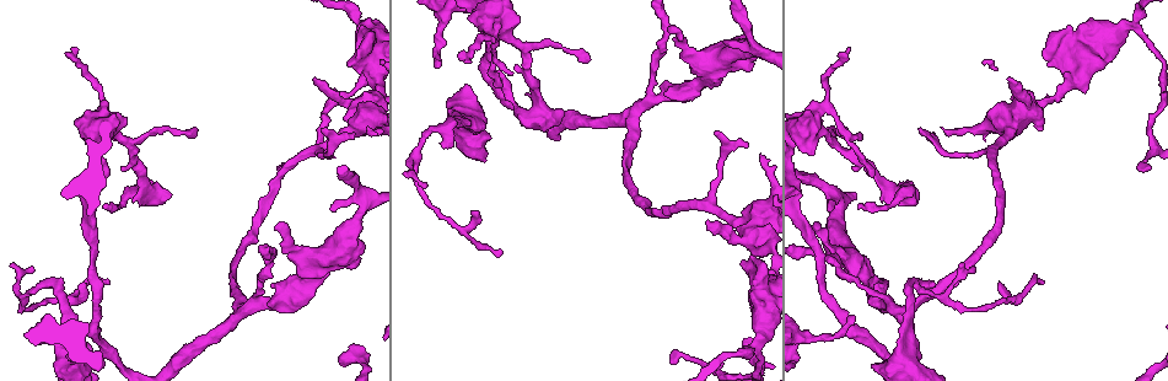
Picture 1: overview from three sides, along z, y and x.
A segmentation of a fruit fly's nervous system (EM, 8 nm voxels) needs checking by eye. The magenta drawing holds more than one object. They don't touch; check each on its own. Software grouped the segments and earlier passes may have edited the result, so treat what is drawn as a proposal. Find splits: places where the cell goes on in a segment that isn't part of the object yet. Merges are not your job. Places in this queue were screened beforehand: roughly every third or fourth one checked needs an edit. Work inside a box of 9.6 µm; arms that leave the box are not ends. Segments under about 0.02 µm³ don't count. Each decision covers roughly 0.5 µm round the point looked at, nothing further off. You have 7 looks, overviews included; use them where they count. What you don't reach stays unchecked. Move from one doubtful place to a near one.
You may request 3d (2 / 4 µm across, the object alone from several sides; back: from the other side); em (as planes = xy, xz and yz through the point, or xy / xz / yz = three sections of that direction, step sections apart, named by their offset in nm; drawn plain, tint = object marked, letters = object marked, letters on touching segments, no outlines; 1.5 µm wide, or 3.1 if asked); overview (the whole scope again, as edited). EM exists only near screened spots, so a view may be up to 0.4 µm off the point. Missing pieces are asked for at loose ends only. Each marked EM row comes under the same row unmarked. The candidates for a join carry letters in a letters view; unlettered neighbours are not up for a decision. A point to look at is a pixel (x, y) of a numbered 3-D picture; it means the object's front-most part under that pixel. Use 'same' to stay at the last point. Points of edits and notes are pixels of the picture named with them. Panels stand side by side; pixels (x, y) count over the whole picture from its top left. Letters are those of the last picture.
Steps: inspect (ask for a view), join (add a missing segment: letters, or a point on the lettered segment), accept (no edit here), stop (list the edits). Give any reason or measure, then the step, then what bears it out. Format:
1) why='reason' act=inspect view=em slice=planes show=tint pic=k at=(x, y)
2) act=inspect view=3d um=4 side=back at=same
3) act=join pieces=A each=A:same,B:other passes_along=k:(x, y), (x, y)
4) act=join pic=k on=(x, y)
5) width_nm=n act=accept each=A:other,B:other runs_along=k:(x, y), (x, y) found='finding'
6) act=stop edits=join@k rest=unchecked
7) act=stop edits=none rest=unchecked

why='free end' act=inspect view=em slice=planes show=letters pic=1 at=(443, 147)

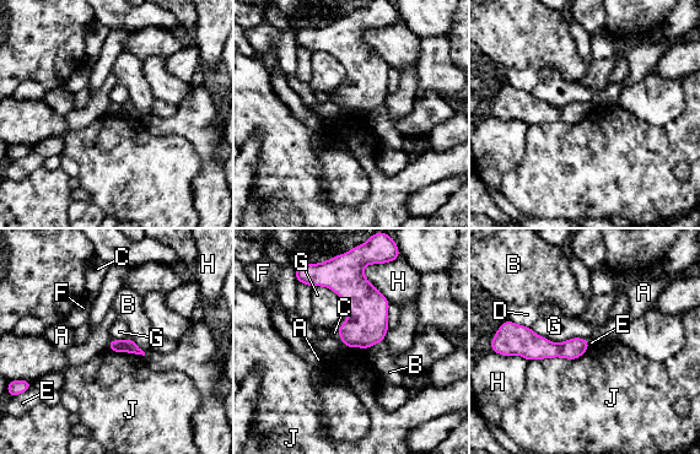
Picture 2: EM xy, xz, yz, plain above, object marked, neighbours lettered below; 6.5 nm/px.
act=join pieces=C each=A:other,B:other,C:same,D:other,E:other,F:other,G:other,H:other,J:other passes_along=2:(367, 309), (339, 333), (334, 333) found='the cell continues'

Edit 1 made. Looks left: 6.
why='tapers out' act=inspect view=em slice=yz step=4 show=letters pic=1 at=(438, 66)

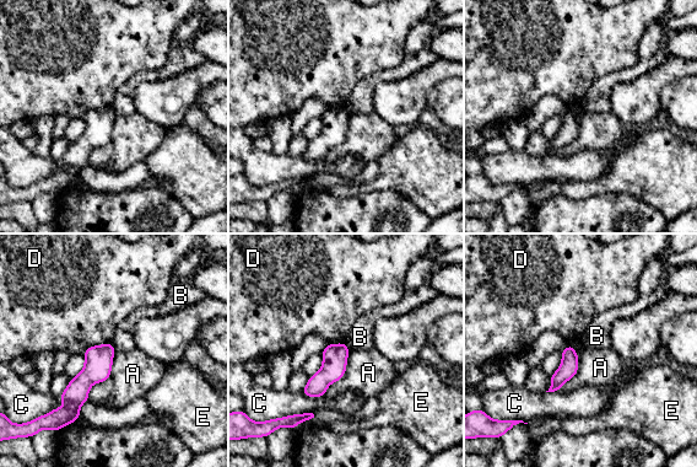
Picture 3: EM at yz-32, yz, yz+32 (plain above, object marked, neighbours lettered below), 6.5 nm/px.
act=inspect view=em slice=xz step=4 show=letters at=same

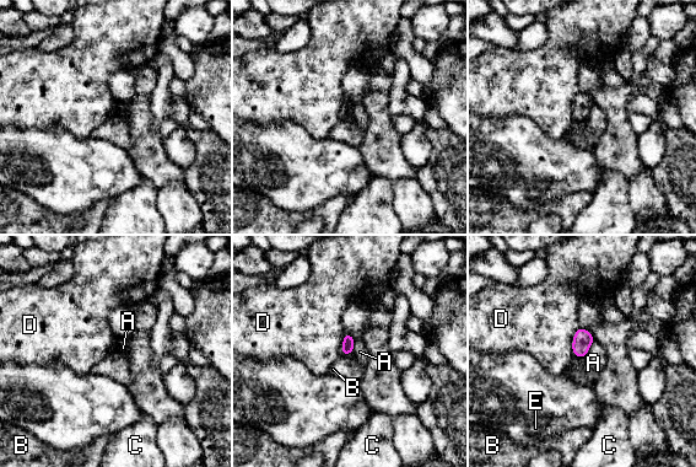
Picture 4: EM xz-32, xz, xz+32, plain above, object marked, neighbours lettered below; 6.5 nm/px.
act=accept each=A:other,B:other,C:other,D:other,E:other border=4:(594, 341), (589, 350), (581, 358) found='none of them fits'

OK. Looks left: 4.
act=inspect view=3d um=4 pic=1 at=(673, 363)

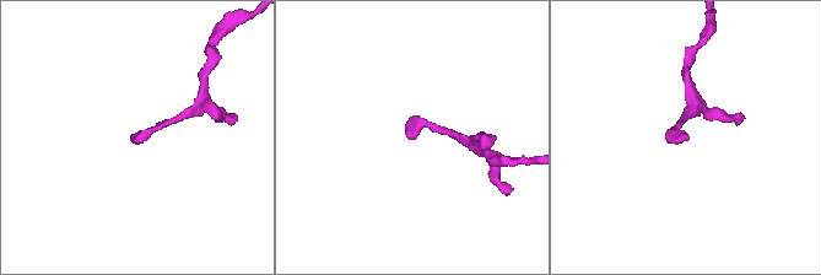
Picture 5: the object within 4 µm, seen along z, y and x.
why='now the EM' act=inspect view=em slice=planes show=letters pic=5 at=(132, 134)

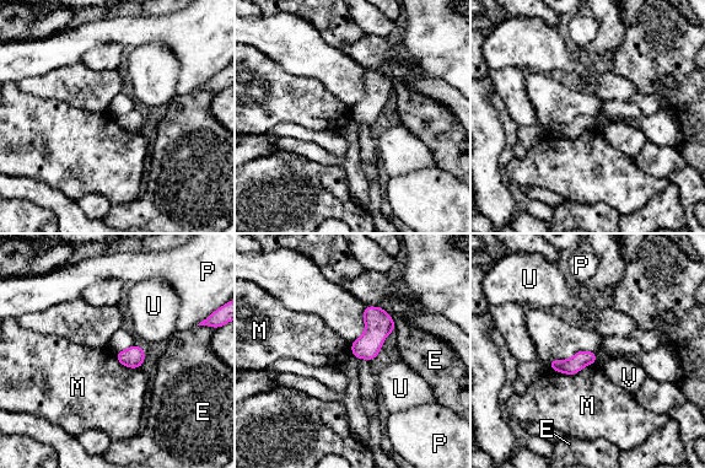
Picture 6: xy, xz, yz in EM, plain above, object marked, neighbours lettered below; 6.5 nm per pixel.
width_nm=110 act=accept each=E:other,M:other,P:other,U:other,V:other border=6:(597, 360), (574, 374), (548, 367) found='no lettered segment goes on from it'

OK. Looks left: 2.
act=stop edits=join@2 rest=unchecked

